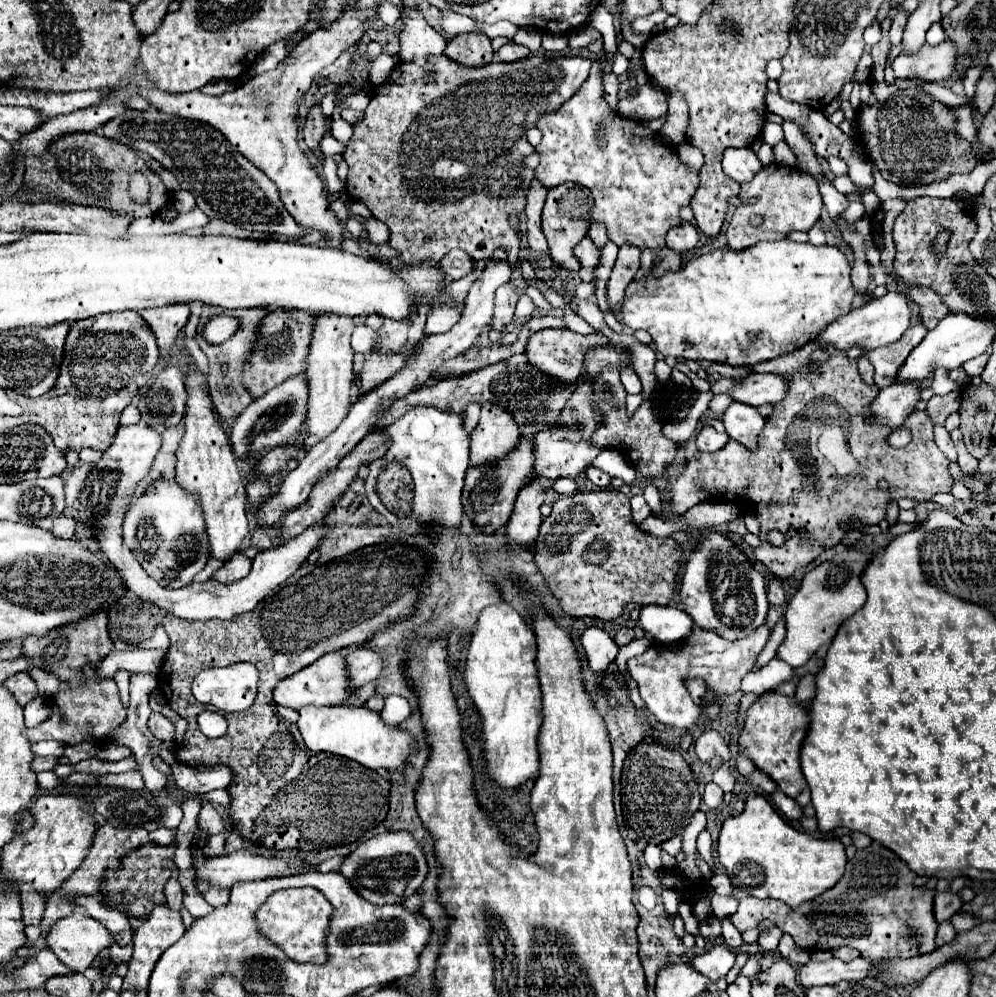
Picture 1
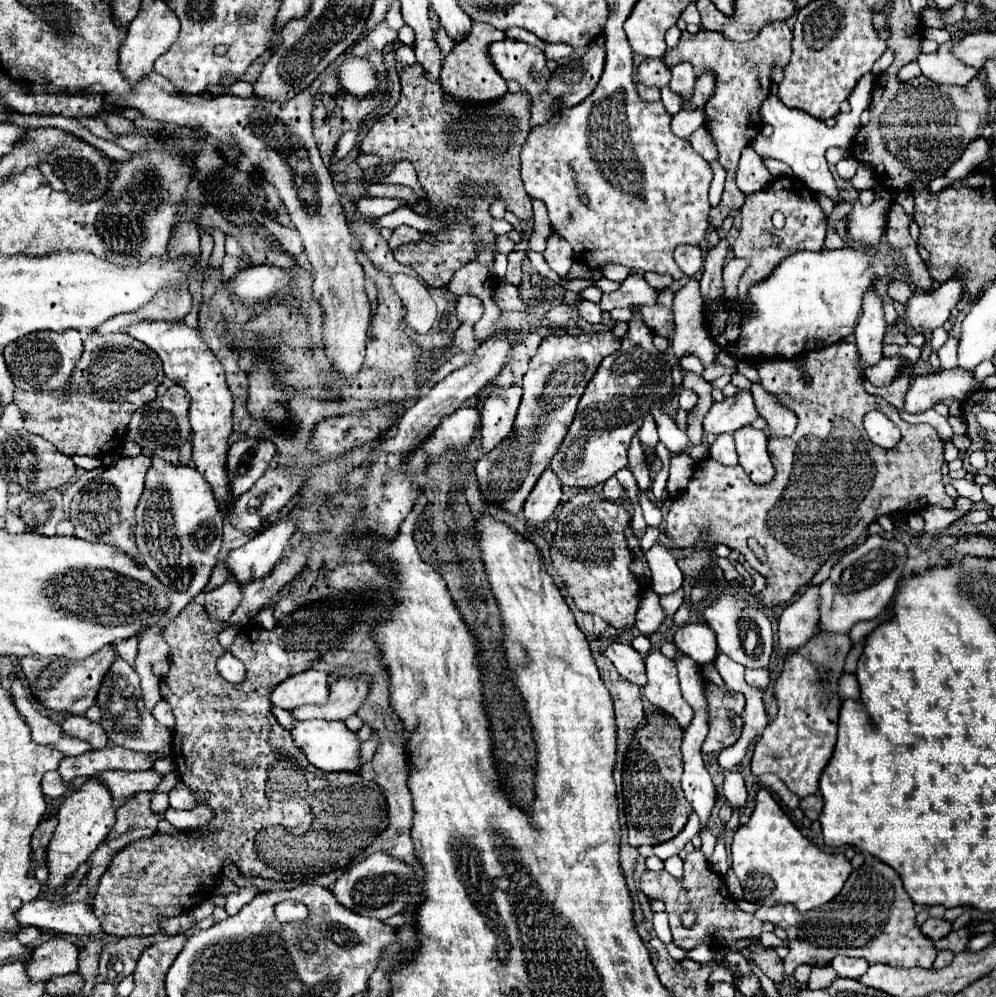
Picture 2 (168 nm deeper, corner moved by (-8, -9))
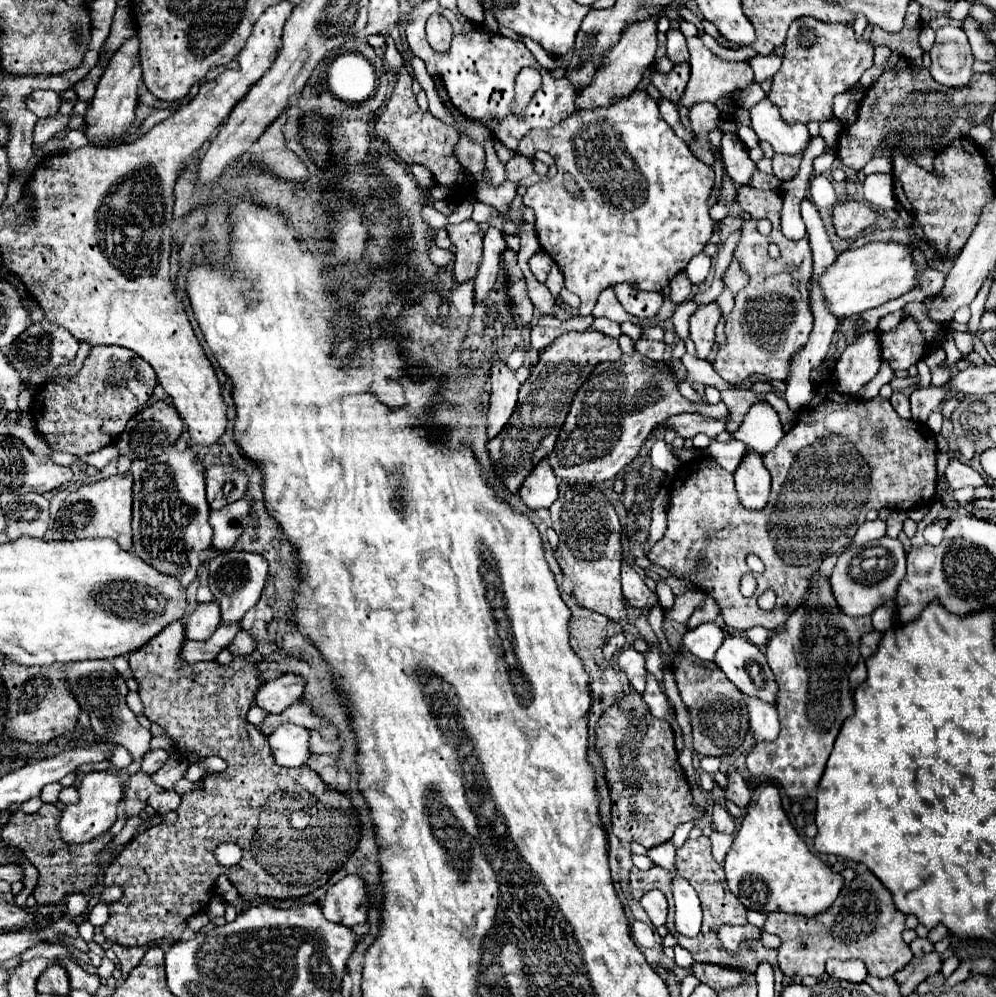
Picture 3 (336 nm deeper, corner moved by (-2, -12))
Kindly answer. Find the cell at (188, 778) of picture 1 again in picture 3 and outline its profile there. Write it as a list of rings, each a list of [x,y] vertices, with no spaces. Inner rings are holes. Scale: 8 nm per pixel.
[[[162,791],[156,795],[148,797],[148,805],[156,811],[156,813],[168,813],[168,811],[176,811],[180,805],[180,797],[176,791]]]

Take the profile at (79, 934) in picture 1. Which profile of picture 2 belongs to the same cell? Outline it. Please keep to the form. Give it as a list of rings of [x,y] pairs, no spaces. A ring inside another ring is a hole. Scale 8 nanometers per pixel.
[[[56,934],[52,940],[42,942],[28,964],[28,974],[32,980],[48,980],[58,974],[78,972],[80,948],[70,942],[64,934]]]

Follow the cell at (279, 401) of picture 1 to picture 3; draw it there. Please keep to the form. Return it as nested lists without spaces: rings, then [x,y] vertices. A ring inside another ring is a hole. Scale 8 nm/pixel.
[[[214,465],[206,471],[206,499],[212,511],[246,495],[246,473],[234,465]]]

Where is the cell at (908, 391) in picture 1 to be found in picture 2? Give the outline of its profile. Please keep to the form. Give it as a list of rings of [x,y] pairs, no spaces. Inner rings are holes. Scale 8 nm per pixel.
[[[960,368],[918,376],[910,384],[910,390],[904,400],[904,410],[910,414],[920,414],[948,398],[962,402],[976,388],[978,384],[972,380],[972,372]]]

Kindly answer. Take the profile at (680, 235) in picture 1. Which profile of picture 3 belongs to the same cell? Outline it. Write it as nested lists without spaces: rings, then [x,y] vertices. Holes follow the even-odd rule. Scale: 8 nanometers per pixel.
[[[678,273],[670,281],[670,295],[668,297],[672,299],[672,303],[682,303],[682,301],[686,301],[690,297],[690,293],[692,293],[690,279],[686,277],[686,273]]]

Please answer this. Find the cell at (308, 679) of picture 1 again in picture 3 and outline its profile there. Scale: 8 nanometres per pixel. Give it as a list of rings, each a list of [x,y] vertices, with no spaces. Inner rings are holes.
[[[280,675],[274,681],[266,681],[256,693],[256,705],[268,713],[282,713],[292,703],[300,701],[304,693],[304,679],[300,675]]]

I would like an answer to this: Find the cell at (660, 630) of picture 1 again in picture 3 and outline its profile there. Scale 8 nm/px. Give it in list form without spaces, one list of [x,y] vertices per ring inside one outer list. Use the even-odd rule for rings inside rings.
[[[702,623],[684,635],[684,647],[704,661],[714,661],[714,653],[724,637],[726,633],[718,623]]]

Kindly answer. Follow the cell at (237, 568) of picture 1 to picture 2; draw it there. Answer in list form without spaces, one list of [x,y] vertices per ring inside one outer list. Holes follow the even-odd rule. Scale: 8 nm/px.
[[[228,580],[222,586],[206,592],[206,604],[204,608],[214,620],[226,622],[232,612],[236,610],[236,604],[242,600],[242,584],[238,580]]]

